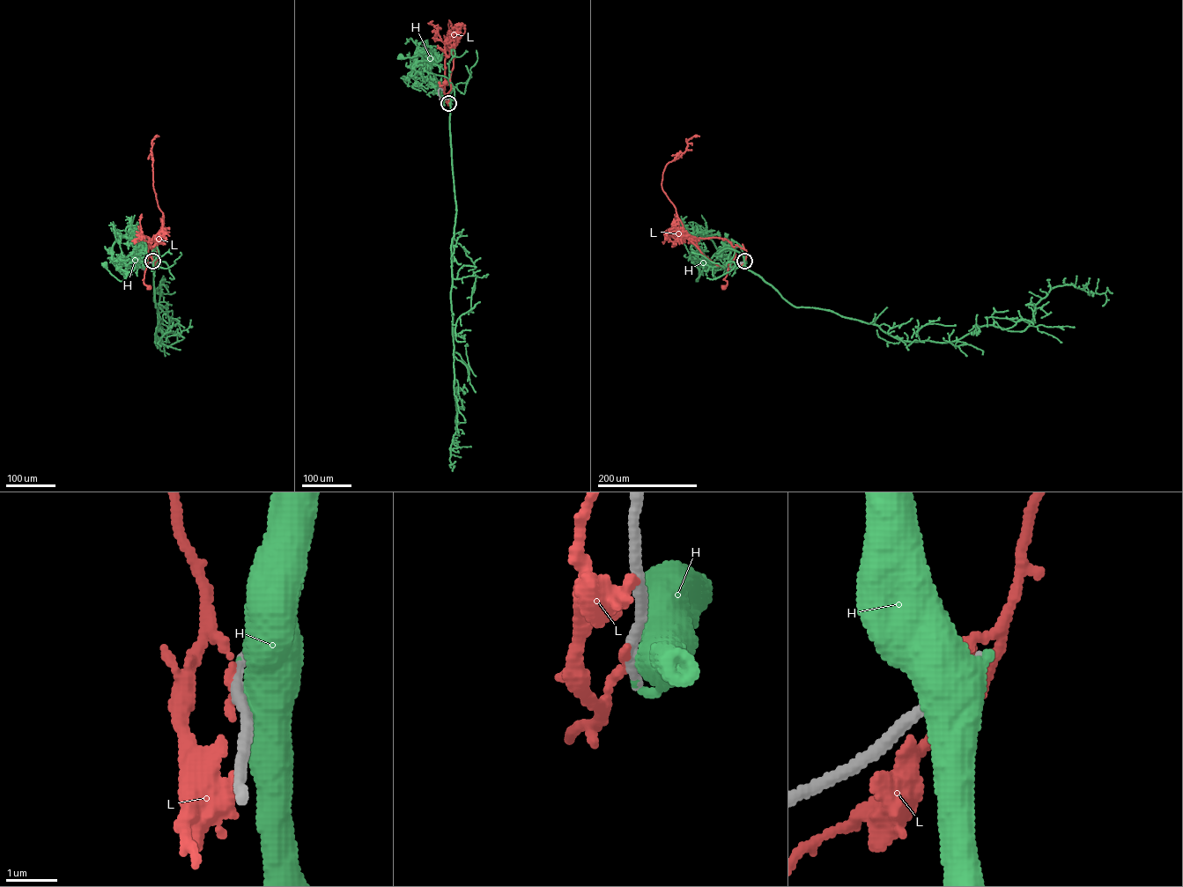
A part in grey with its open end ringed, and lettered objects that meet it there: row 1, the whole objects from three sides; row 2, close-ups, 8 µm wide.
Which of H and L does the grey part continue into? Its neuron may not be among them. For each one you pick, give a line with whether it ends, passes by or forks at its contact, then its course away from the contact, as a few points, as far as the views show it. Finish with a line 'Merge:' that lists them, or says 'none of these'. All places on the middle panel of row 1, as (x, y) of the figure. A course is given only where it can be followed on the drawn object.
H: it passes by; course (448, 103), (451, 87), (447, 78), (432, 72), (430, 63), (419, 55), (405, 57), (401, 55)
Merge: H

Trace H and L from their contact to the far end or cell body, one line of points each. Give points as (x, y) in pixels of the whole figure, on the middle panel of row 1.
H: (448, 103), (451, 87), (447, 78), (432, 72), (430, 63), (419, 55), (405, 57), (401, 55)
L: (448, 103), (439, 84), (439, 85), (445, 83)

